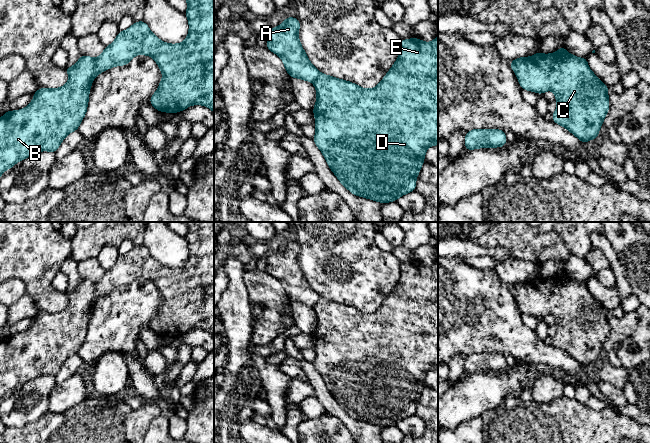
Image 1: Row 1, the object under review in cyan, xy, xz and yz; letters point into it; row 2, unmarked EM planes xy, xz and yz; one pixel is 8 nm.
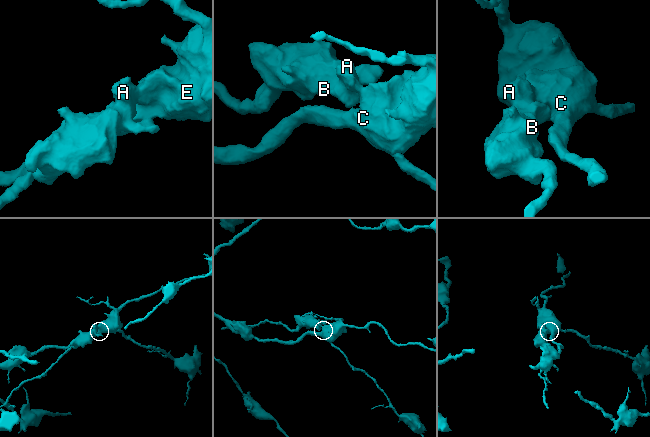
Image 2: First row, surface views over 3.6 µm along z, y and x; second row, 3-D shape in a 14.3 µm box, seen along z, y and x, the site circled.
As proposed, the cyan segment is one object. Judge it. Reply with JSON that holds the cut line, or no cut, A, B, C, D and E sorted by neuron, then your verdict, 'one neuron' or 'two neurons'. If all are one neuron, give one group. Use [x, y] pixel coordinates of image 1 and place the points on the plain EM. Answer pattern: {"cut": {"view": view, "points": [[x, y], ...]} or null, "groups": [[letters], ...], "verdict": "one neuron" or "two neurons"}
{"cut": {"view": "xy", "points": [[95, 284], [95, 298], [93, 300]]}, "groups": [["A", "B"], ["C", "D", "E"]], "verdict": "two neurons"}

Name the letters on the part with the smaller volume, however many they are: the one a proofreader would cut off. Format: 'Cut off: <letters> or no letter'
Cut off: A, B

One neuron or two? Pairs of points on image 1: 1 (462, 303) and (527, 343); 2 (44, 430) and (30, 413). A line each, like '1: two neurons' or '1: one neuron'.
1: one neuron
2: two neurons

